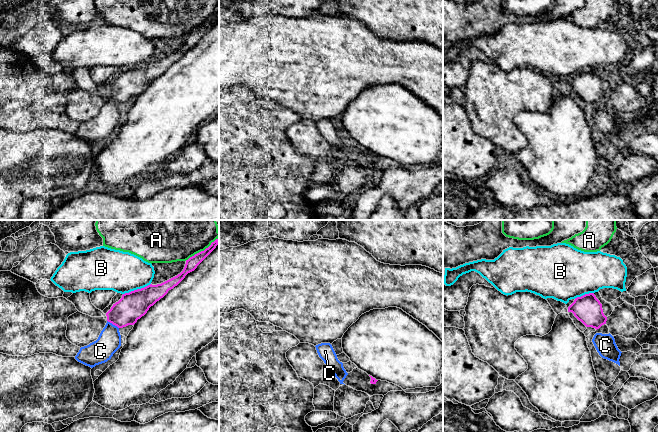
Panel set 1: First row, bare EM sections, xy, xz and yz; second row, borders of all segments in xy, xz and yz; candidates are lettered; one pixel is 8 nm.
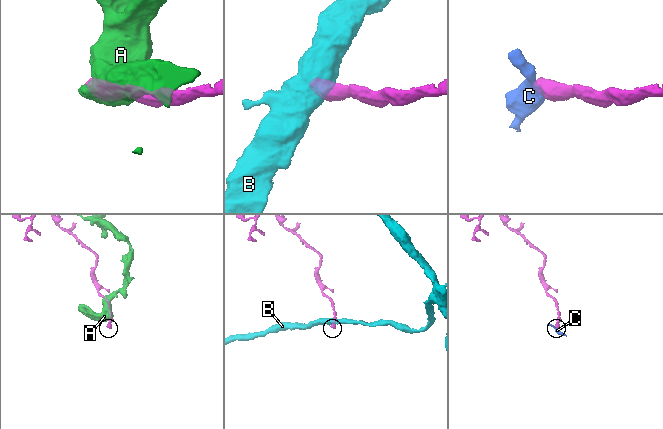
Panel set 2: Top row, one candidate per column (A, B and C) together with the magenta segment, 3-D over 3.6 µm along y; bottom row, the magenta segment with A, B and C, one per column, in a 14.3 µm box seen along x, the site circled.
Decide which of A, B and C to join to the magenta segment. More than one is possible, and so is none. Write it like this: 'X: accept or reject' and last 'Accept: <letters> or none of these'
A: reject
B: reject
C: reject
Accept: none of these

